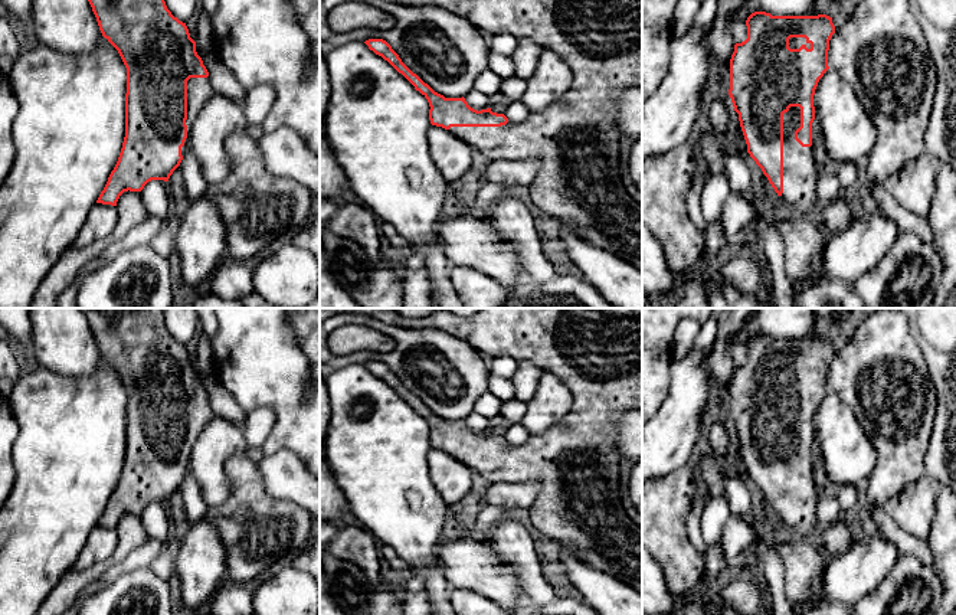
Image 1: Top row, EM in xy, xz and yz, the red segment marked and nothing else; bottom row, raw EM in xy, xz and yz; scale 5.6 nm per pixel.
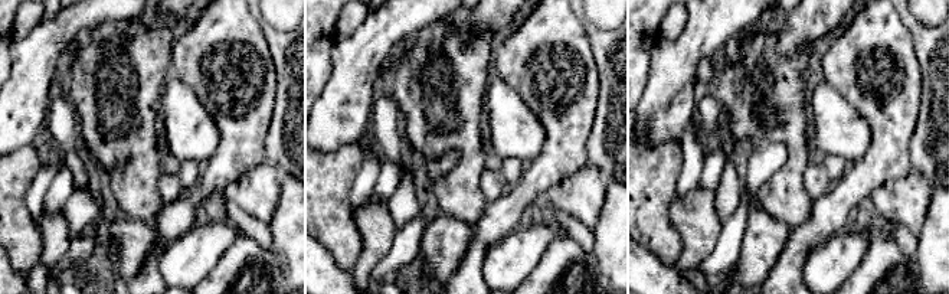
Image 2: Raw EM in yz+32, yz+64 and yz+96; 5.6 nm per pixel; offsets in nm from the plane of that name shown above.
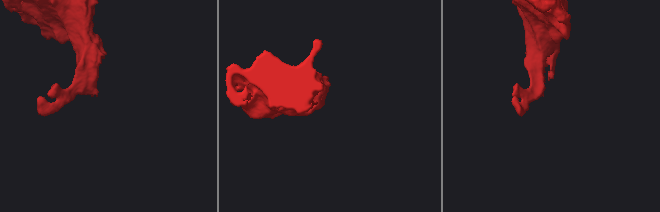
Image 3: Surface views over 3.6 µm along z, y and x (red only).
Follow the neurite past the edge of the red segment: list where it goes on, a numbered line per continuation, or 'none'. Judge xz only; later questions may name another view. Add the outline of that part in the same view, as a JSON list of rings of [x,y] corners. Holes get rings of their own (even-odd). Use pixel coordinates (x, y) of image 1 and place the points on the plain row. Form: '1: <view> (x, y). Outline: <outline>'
1: xz (596, 353). Outline: [[[320,308],[320,326],[344,313],[354,317],[369,315],[405,328],[438,328],[468,341],[487,360],[513,357],[556,376],[572,395],[572,410],[559,425],[530,435],[524,444],[508,444],[501,449],[451,449],[449,454],[490,484],[538,482],[541,491],[528,508],[533,526],[583,563],[618,578],[642,595],[642,529],[631,520],[622,506],[622,458],[616,451],[621,416],[642,409],[642,308],[479,308],[466,318],[445,308],[436,308],[426,318],[403,317],[393,308]]]

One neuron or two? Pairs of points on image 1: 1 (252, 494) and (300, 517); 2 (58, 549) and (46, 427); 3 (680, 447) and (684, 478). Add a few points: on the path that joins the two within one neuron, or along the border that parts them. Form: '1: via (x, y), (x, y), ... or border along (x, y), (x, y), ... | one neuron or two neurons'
1: via (264, 506), (272, 514), (288, 516) | one neuron
2: via (56, 519), (56, 457) | one neuron
3: border along (686, 464), (657, 478) | two neurons

